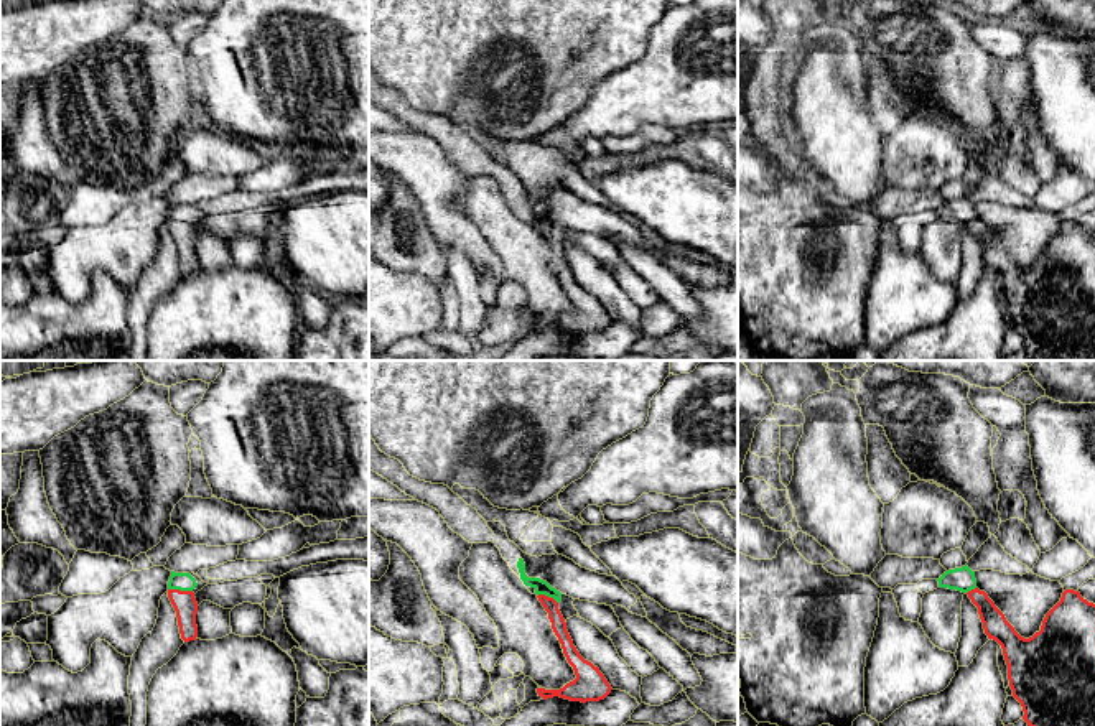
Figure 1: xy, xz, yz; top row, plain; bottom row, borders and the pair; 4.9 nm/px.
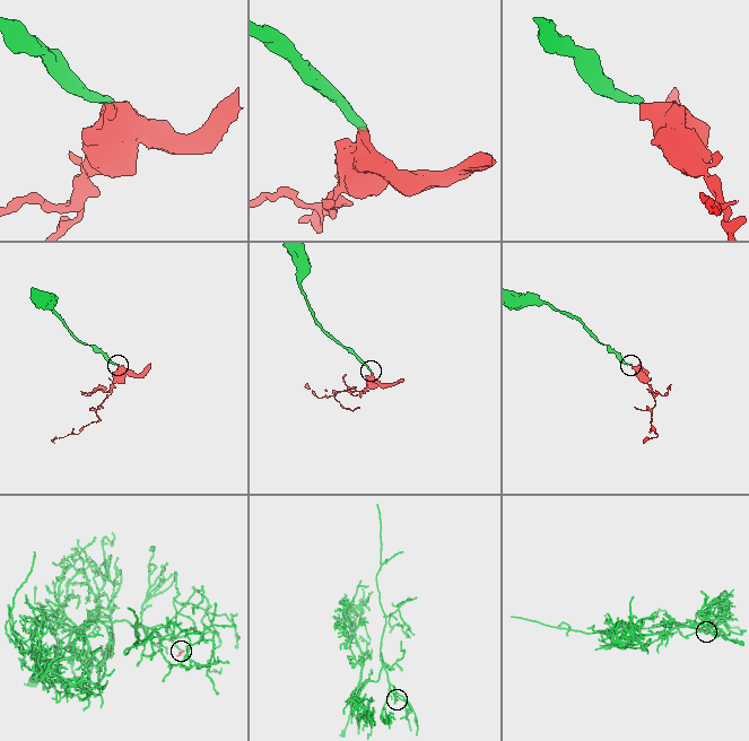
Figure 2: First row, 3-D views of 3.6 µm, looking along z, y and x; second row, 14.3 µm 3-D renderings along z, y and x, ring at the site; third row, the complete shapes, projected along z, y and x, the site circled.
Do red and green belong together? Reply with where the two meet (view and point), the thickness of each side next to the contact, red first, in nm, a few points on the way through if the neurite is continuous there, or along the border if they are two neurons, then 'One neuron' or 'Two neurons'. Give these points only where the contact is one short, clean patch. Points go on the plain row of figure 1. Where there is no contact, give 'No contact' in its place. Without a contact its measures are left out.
Touches red at xy (178, 221). Thickness 120 nm (red) against 90 nm. Path across: xy (185, 236), (178, 221), (183, 213). One neuron

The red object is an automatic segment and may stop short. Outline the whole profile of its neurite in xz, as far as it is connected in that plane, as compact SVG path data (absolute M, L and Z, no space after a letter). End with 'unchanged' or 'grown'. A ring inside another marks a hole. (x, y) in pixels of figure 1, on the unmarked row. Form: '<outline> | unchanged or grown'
M519 189L517 199L524 216L535 221L538 232L548 244L552 260L558 268L563 285L576 306L573 313L566 314L560 321L537 319L538 328L542 328L543 331L560 328L570 333L581 334L604 331L613 319L604 309L604 306L599 303L599 300L594 298L591 293L585 291L573 277L573 272L566 262L566 254L558 240L561 224L540 209L529 209L525 206L525 194L522 189Z | grown

